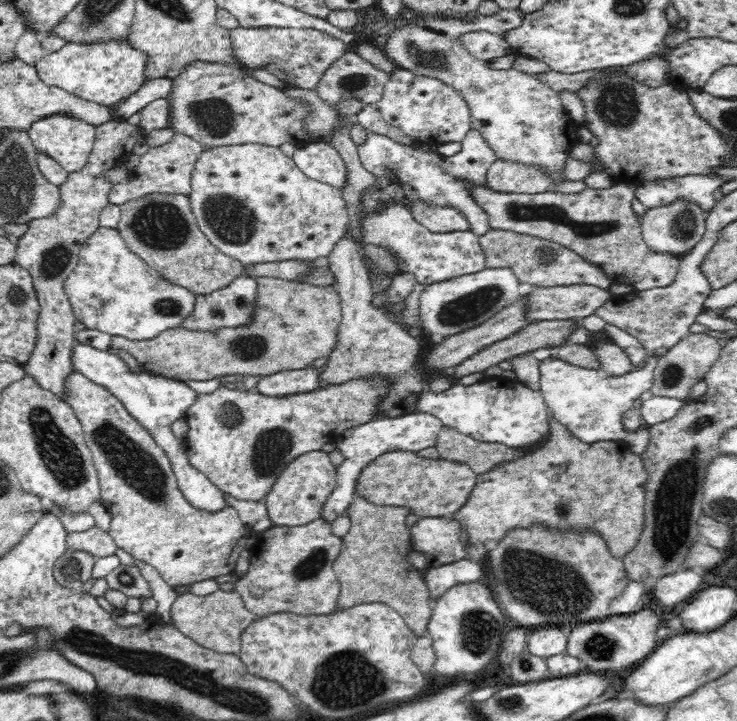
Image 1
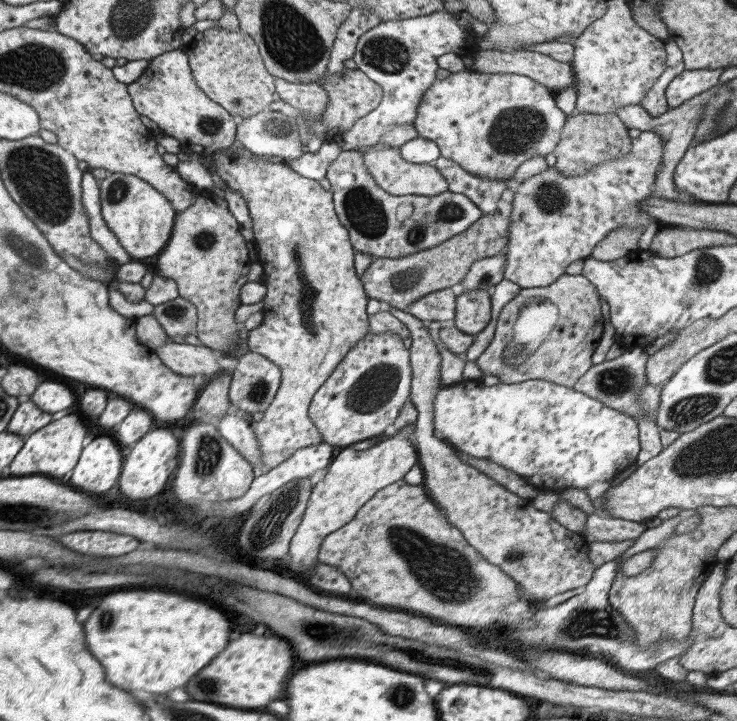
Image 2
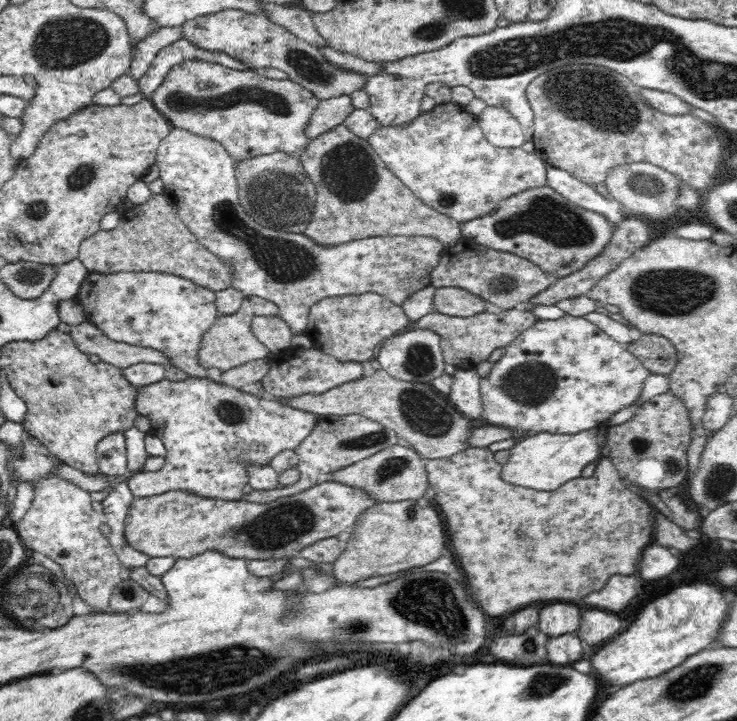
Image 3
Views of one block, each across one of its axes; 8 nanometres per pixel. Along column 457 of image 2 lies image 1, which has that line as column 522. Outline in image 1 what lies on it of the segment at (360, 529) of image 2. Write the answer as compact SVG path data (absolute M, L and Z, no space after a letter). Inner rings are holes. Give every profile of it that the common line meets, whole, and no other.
M545 526L515 531L490 552L490 588L502 612L518 627L556 628L566 622L588 623L610 616L610 603L624 592L629 580L620 558L614 558L604 540L593 533L560 536Z

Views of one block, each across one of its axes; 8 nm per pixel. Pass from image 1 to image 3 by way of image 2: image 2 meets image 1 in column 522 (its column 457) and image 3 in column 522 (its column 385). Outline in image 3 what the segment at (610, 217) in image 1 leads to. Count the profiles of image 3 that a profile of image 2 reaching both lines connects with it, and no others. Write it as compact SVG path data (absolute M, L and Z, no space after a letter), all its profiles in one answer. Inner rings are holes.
M546 186L510 196L489 214L459 223L459 229L462 237L472 243L521 256L544 269L547 274L562 279L584 270L592 260L596 260L612 242L614 230L619 224Z

